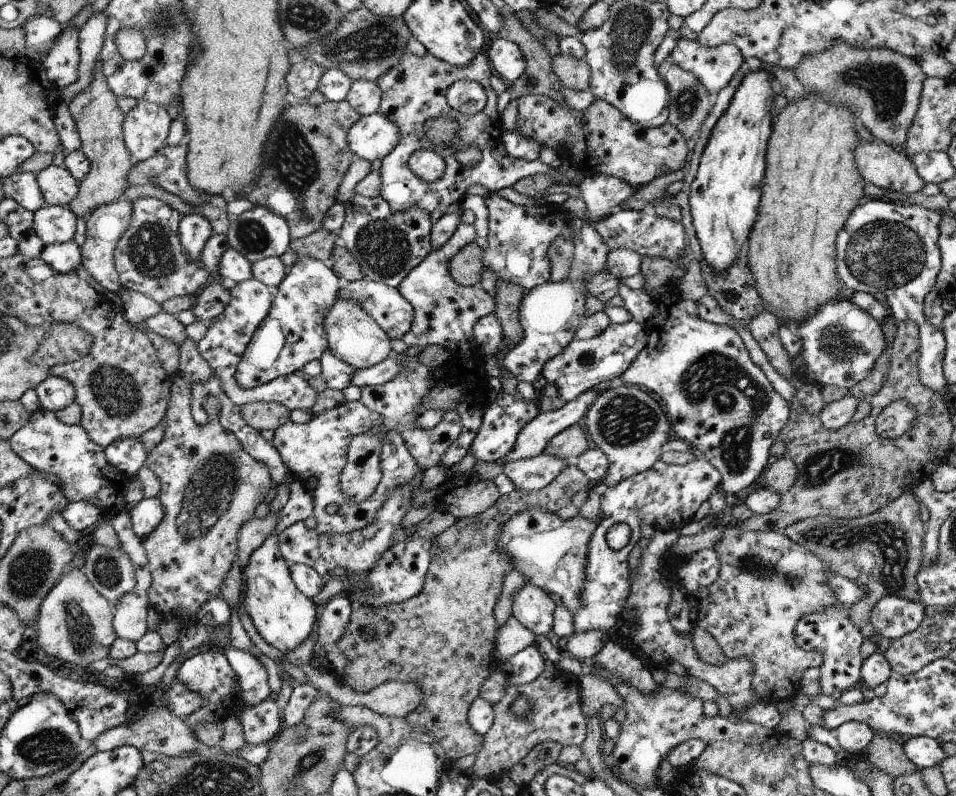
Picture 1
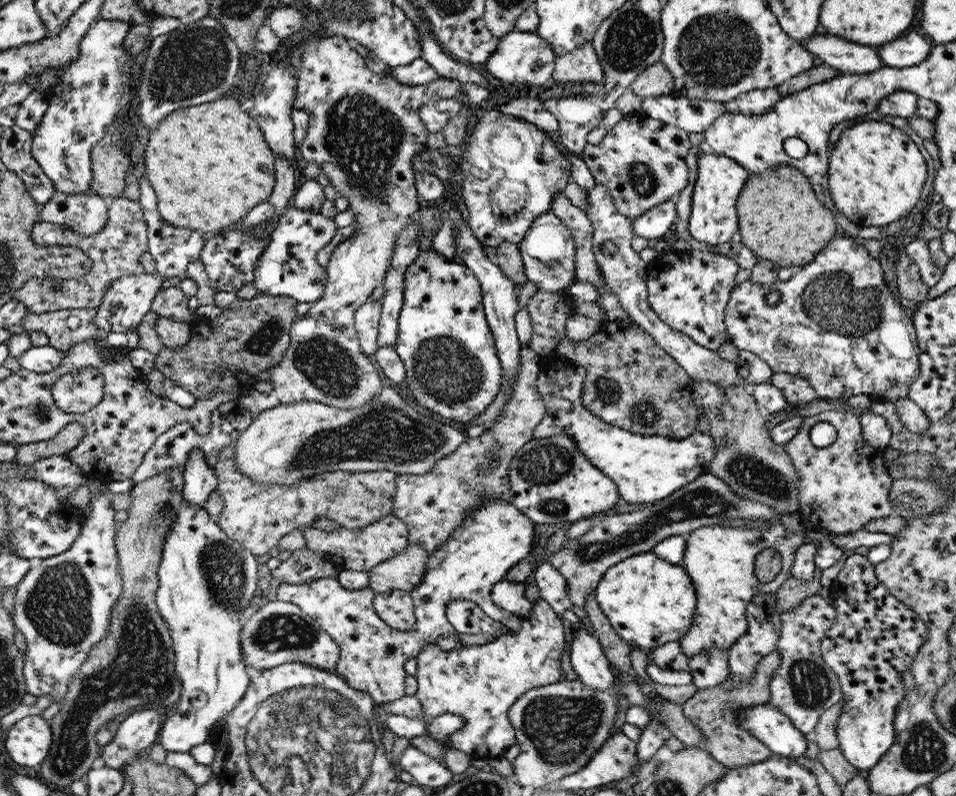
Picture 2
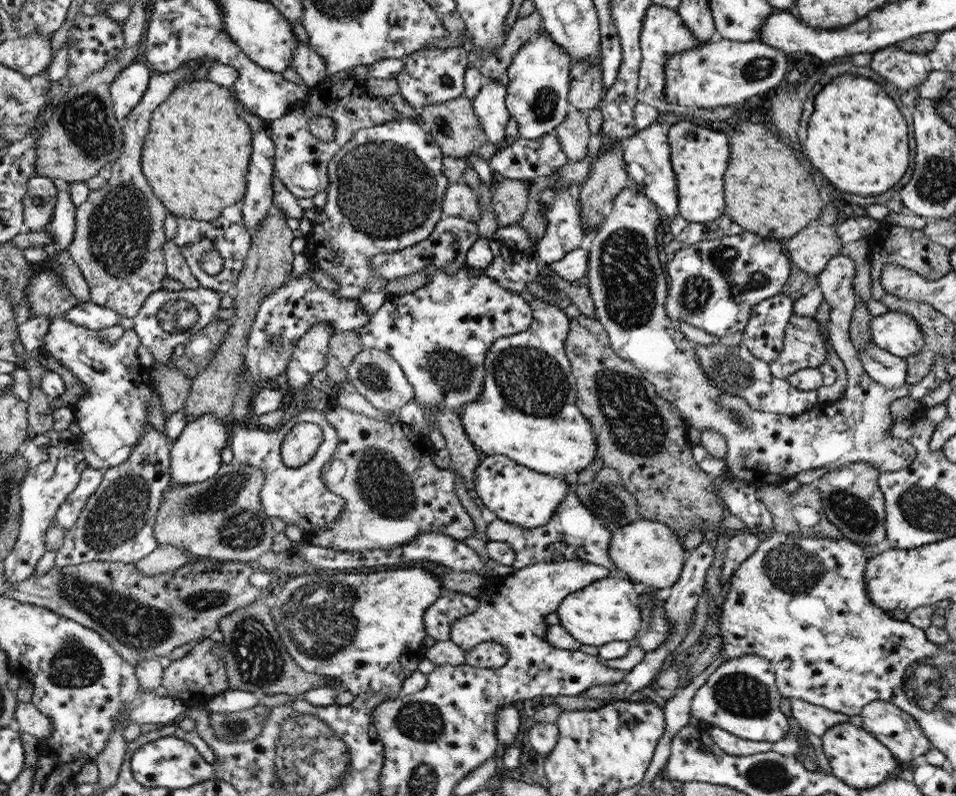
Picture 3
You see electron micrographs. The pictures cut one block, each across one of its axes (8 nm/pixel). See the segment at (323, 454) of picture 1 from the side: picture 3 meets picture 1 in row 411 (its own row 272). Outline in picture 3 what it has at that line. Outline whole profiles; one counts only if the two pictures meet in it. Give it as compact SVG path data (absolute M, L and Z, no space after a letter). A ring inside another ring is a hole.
M410 118L360 129L334 154L329 164L327 200L311 221L312 232L302 254L318 269L331 275L340 287L337 296L359 300L365 290L379 292L386 287L370 274L370 260L382 253L394 253L429 238L444 216L441 204L449 187L443 171L440 146L426 127Z

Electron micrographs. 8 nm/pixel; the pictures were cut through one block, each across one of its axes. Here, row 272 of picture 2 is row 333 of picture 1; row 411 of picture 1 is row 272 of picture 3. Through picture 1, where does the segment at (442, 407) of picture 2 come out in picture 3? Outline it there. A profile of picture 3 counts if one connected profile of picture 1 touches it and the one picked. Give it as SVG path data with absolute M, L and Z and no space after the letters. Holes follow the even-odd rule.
M466 265L457 274L448 276L444 271L428 266L424 272L430 278L425 286L404 295L390 296L388 294L384 304L371 316L370 322L358 331L363 348L387 352L400 364L406 379L413 387L414 401L418 404L421 413L420 420L428 424L427 435L439 451L446 448L446 439L432 421L427 422L428 412L431 413L431 417L434 417L434 409L426 408L426 386L430 390L436 388L440 392L440 400L436 400L438 404L444 404L444 408L461 412L464 404L474 402L482 394L486 350L490 350L496 338L512 338L513 335L528 330L534 321L531 304L519 294L513 294L499 286L485 274L485 270Z

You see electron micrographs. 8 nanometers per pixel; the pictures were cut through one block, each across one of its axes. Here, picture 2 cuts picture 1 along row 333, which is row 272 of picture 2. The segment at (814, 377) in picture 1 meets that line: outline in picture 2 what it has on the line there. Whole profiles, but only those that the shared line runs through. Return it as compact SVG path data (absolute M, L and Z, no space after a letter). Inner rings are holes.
M842 232L830 242L829 246L826 246L826 248L818 253L817 258L813 262L800 268L790 280L774 282L768 288L746 280L746 282L742 282L738 287L733 287L731 300L725 309L725 323L729 340L730 342L733 341L733 345L738 350L745 350L756 354L756 356L766 361L766 364L768 364L768 367L774 374L792 374L793 376L808 380L808 383L814 388L818 397L824 399L833 398L836 400L840 398L846 400L854 395L866 395L873 401L894 401L898 400L898 398L908 398L908 390L919 376L918 354L920 354L920 349L916 341L917 336L912 319L904 314L900 304L894 300L888 286L885 284L877 254L870 253L862 245L858 246L850 236L842 234ZM771 292L776 292L780 299L774 306L770 306L766 299Z

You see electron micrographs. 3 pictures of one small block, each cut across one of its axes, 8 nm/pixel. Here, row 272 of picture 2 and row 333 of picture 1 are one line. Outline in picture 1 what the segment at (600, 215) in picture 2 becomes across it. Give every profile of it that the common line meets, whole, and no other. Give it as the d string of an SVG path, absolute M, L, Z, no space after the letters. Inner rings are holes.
M630 320L625 324L611 323L595 338L571 341L561 354L546 362L541 371L541 380L554 384L561 400L572 401L576 396L597 388L600 384L608 384L611 379L624 374L646 347L646 342L645 328L638 322Z

